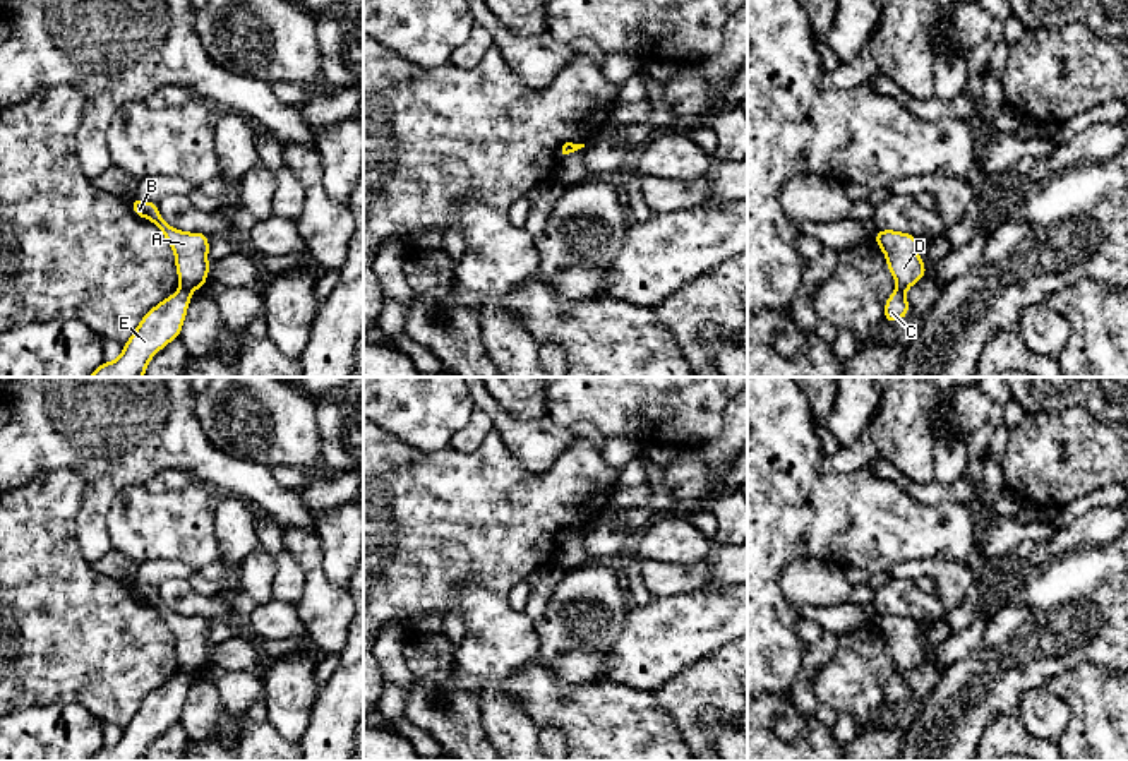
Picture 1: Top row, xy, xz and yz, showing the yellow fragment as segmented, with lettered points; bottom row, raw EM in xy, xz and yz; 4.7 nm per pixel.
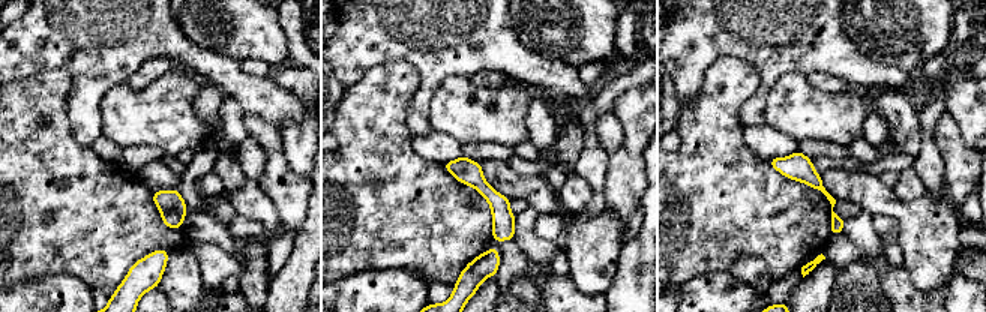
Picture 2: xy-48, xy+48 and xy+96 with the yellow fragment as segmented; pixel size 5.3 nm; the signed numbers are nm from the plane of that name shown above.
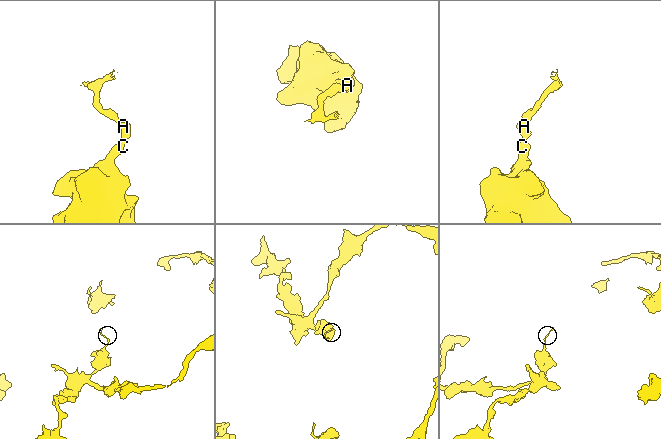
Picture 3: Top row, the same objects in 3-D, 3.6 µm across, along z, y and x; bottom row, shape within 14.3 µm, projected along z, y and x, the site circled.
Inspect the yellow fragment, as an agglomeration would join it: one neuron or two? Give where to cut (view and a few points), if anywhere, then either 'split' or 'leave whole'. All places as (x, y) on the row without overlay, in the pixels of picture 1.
cut xy (180, 671), (189, 676); split

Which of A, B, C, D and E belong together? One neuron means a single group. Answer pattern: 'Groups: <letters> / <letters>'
Groups: A B D / C E

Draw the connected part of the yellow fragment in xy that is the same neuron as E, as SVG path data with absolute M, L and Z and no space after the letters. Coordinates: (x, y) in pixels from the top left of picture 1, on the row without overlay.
M180 672L154 689L139 706L115 746L103 746L87 761L144 761L147 747L180 722L192 677Z

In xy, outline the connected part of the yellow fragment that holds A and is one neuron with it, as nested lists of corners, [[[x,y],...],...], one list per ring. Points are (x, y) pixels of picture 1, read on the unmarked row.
[[[132,583],[130,590],[139,602],[153,605],[175,638],[175,651],[178,658],[180,672],[201,674],[209,658],[209,622],[204,617],[187,617],[170,610],[159,598],[158,588],[149,584]]]

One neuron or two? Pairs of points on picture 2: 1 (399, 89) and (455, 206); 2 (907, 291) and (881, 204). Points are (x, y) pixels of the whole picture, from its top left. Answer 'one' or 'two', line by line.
1: one
2: two

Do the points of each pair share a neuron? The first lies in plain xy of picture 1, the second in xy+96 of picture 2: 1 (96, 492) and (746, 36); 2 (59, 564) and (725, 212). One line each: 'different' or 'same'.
1: same
2: same

